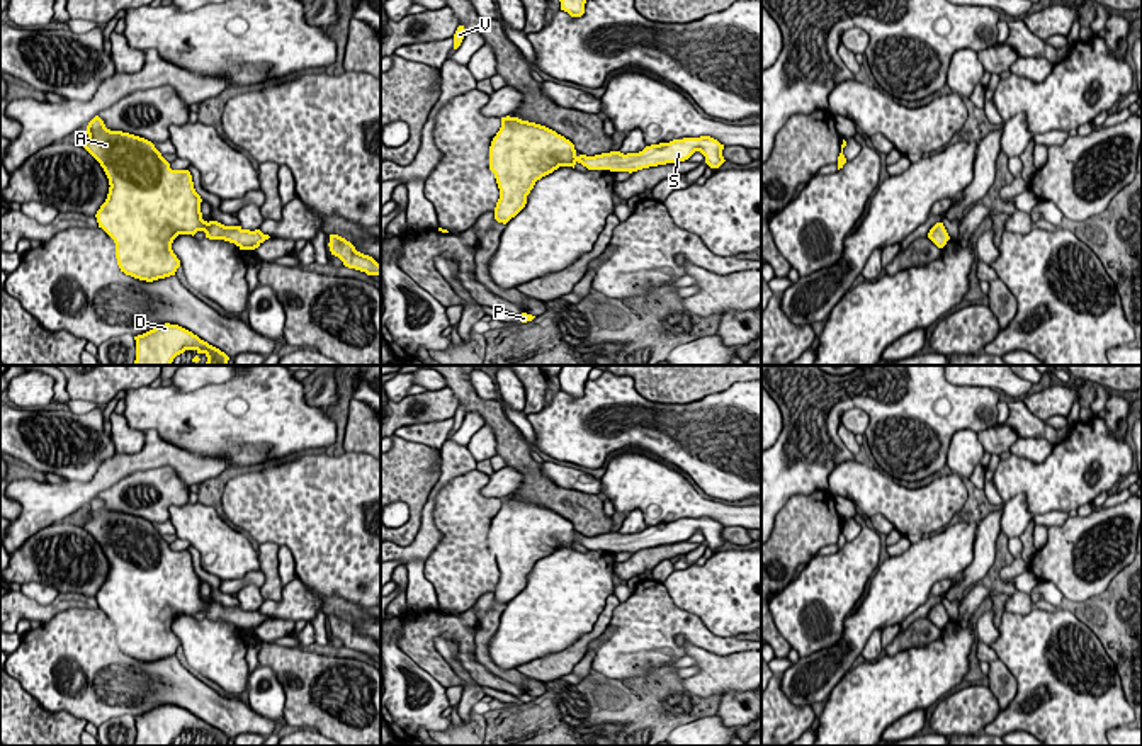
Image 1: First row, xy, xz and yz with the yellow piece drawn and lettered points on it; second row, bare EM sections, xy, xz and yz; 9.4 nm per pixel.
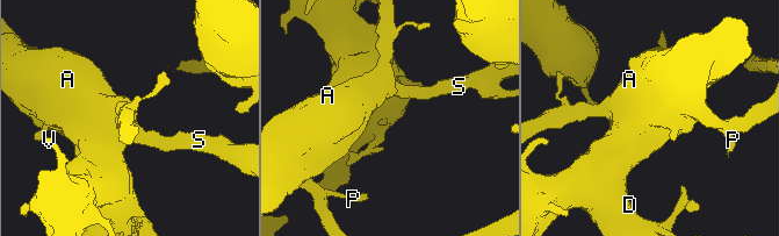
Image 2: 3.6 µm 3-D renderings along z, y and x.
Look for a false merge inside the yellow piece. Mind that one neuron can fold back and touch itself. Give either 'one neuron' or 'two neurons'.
two neurons

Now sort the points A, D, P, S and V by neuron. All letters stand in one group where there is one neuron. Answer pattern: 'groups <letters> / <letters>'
groups A D P V / S

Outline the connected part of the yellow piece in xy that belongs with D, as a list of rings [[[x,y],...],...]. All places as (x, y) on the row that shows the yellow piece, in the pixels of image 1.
[[[160,325],[136,340],[136,360],[133,365],[172,365],[173,359],[185,350],[195,350],[207,357],[206,365],[228,365],[229,357],[219,348],[201,340],[178,325]]]

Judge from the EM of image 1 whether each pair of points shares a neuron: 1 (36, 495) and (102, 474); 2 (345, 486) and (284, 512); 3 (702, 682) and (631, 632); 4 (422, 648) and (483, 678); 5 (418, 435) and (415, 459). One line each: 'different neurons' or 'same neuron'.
1: same neuron
2: same neuron
3: different neurons
4: same neuron
5: different neurons

